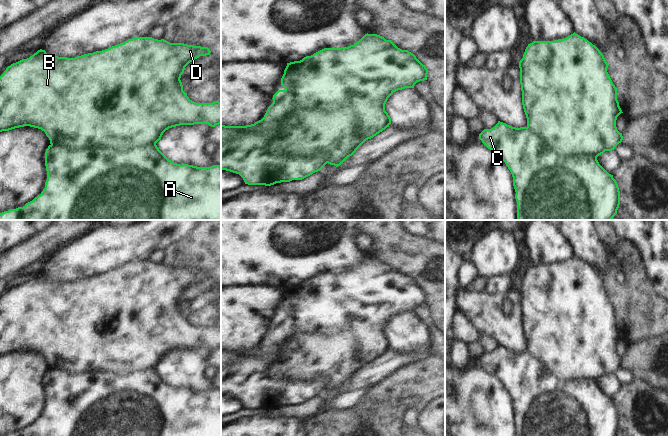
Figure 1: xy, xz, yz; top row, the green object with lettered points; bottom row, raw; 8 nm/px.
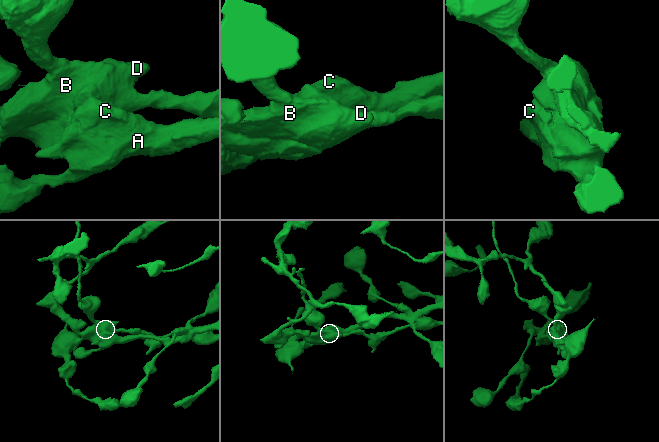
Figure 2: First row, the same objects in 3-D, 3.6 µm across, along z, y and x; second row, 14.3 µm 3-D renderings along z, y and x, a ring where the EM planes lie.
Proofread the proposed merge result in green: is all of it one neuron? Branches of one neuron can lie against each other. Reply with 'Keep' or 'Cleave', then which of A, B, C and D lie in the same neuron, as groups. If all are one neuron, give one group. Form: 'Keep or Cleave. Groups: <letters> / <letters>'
Cleave. Groups: A C / B D.

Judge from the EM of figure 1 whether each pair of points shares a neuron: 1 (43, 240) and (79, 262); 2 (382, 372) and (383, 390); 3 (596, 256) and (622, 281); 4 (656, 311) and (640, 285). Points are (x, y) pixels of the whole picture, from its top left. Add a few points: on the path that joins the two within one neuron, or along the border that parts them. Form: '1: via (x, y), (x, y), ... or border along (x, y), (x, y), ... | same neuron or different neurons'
1: border along (78, 236), (65, 245) | different neurons
2: border along (402, 368), (393, 372), (374, 386) | different neurons
3: border along (607, 249), (613, 271), (609, 275), (603, 276) | different neurons
4: via (650, 305), (640, 295), (640, 291) | same neuron

